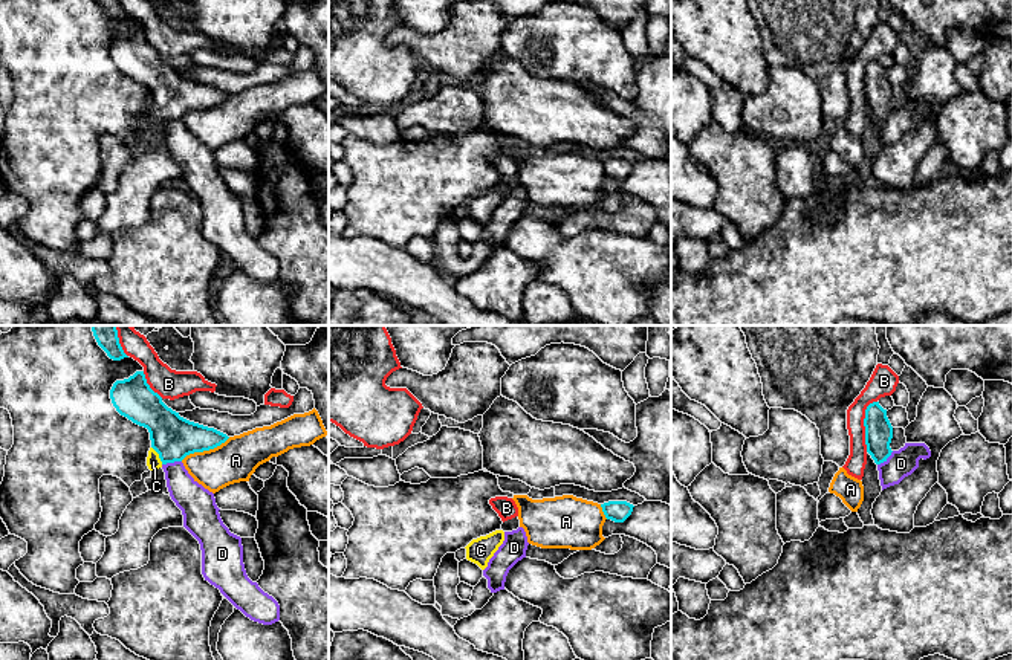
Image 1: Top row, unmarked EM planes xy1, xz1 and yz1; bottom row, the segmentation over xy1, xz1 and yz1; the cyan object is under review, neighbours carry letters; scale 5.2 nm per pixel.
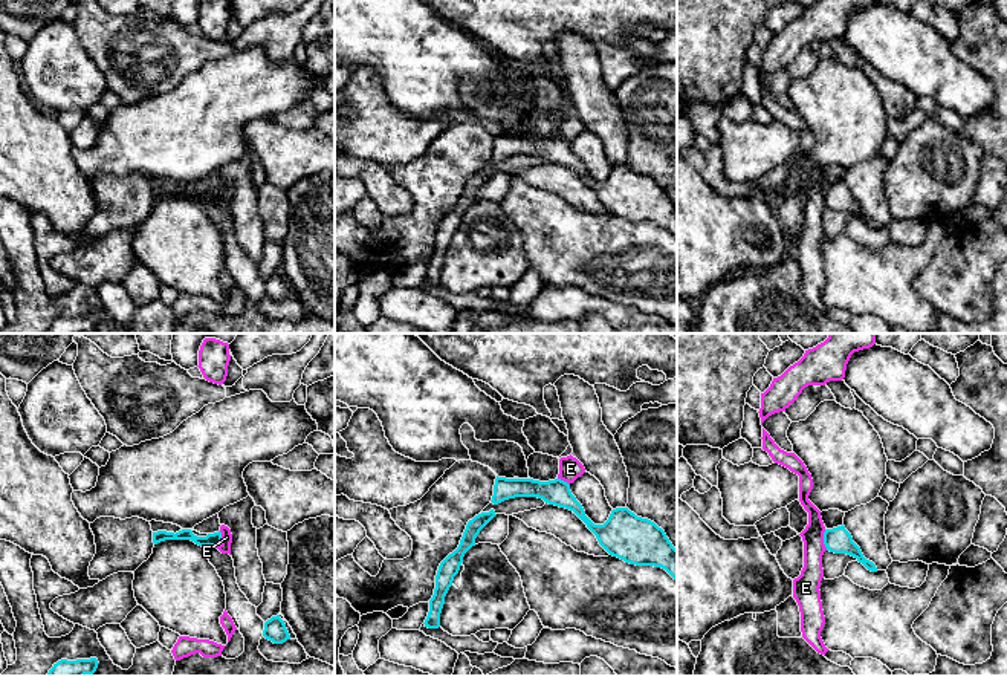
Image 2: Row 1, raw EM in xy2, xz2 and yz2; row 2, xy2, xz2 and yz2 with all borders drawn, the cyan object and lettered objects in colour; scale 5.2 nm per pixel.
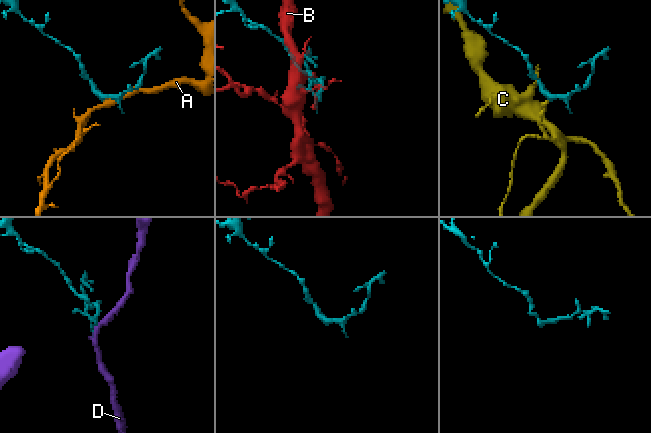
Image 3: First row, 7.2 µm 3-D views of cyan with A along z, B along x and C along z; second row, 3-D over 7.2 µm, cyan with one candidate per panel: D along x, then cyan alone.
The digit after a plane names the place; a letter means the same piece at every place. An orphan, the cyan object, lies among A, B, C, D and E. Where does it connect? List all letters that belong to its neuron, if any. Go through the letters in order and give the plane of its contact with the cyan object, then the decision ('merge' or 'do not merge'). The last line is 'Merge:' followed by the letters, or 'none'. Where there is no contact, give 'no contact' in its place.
A: contact in xy1; do not merge
B: contact in yz1; do not merge
C: contact in xy1; merge
D: contact in xy1; do not merge
E: contact in yz2; do not merge
Merge: C

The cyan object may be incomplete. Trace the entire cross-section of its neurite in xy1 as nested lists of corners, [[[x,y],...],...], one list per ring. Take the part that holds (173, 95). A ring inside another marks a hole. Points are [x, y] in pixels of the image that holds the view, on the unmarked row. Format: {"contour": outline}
{"contour": [[[144,29],[116,38],[110,47],[110,57],[121,73],[148,87],[151,105],[147,124],[150,128],[182,119],[190,112],[214,107],[229,96],[168,66],[162,55],[150,46]]]}

